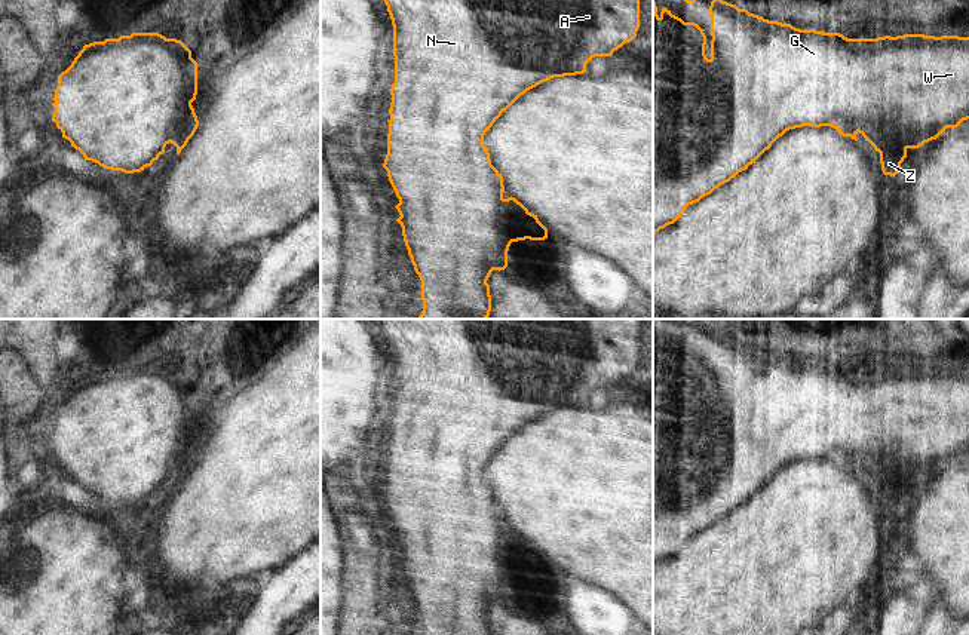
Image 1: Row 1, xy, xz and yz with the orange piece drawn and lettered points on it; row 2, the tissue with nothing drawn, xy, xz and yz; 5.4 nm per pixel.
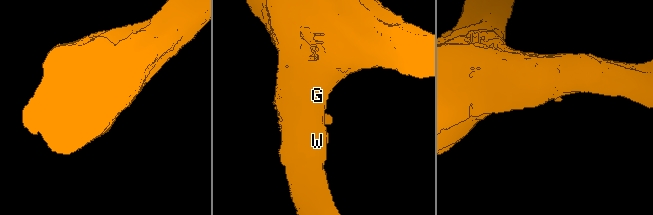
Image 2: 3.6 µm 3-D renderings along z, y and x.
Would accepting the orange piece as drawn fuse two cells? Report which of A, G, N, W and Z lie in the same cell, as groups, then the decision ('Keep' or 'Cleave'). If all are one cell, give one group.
Groups: A G N W Z. Keep.

